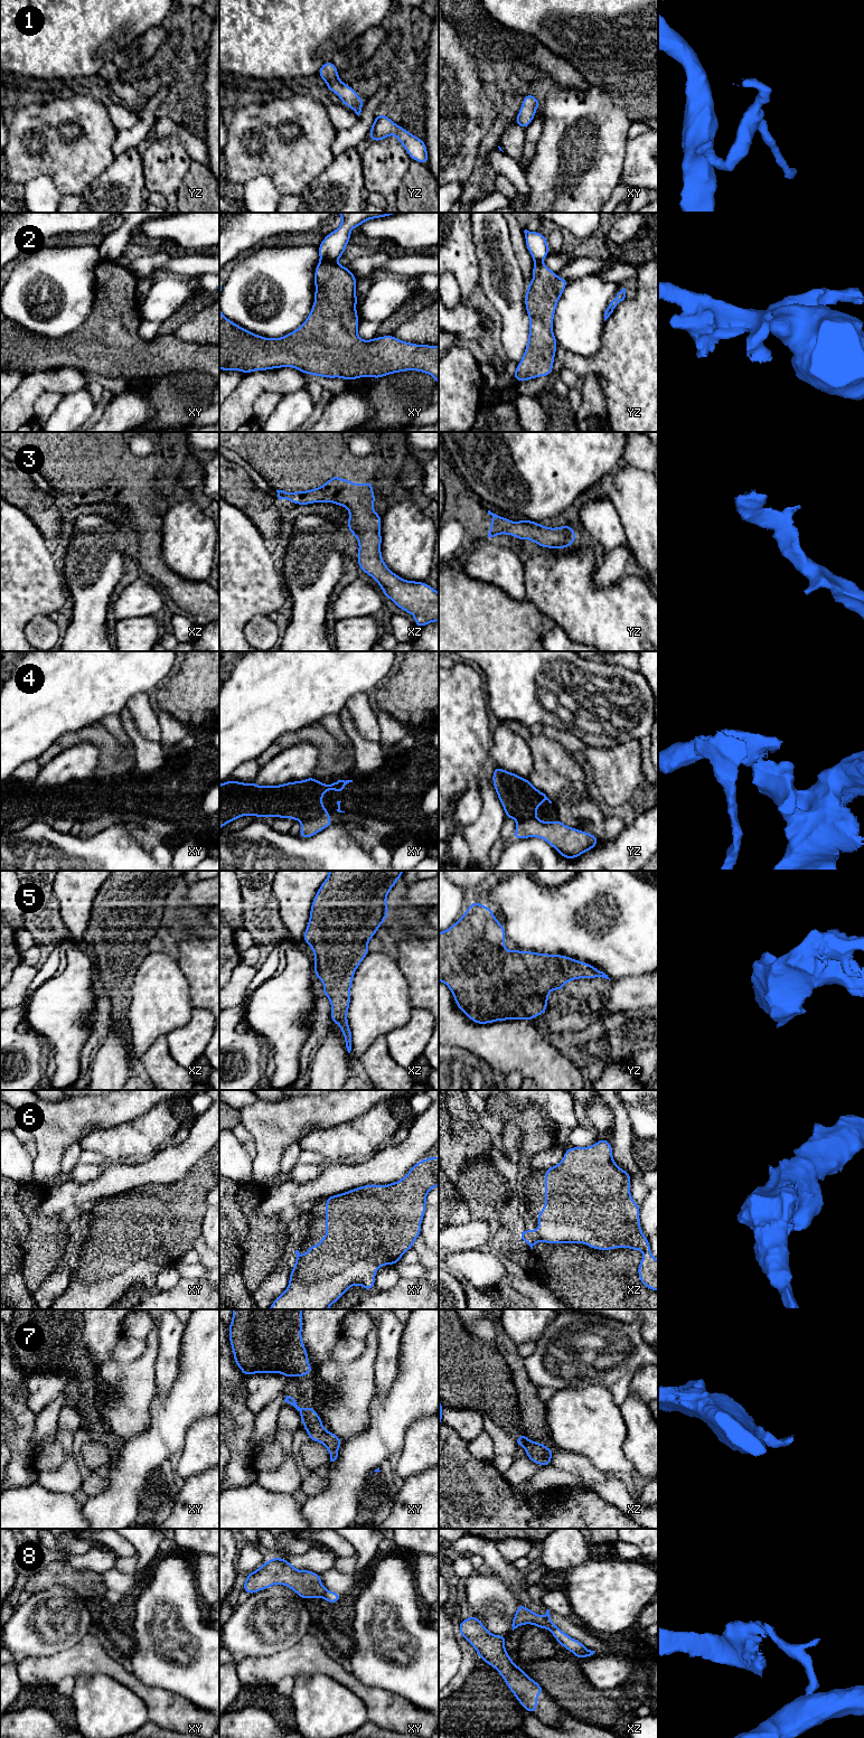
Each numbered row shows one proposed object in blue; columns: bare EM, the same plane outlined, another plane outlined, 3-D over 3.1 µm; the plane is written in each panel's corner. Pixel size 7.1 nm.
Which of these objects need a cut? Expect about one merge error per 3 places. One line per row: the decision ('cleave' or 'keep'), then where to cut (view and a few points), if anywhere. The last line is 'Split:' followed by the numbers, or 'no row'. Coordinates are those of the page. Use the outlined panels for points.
1: keep; no cut
2: cleave; cut in xy along (320, 260), (335, 262)
3: keep; no cut
4: cleave; cut in xy along (324, 814), (302, 821)
5: keep; no cut
6: keep; no cut
7: keep; no cut
8: cleave; cut in xz along (544, 1617), (551, 1627)
Split: 2, 4, 8

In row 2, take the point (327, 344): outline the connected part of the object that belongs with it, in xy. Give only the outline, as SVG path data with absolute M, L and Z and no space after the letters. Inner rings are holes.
M320 261L314 270L314 302L304 322L281 338L265 338L227 319L219 307L219 369L250 374L255 370L293 367L303 374L346 381L381 378L416 370L435 378L439 386L439 346L405 342L392 336L370 340L358 337L357 278L337 262Z

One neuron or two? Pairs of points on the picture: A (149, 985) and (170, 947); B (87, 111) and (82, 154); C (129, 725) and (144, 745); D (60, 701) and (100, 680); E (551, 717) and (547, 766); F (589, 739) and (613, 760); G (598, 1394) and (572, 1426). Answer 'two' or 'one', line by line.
A: two
B: one
C: one
D: one
E: two
F: two
G: one

